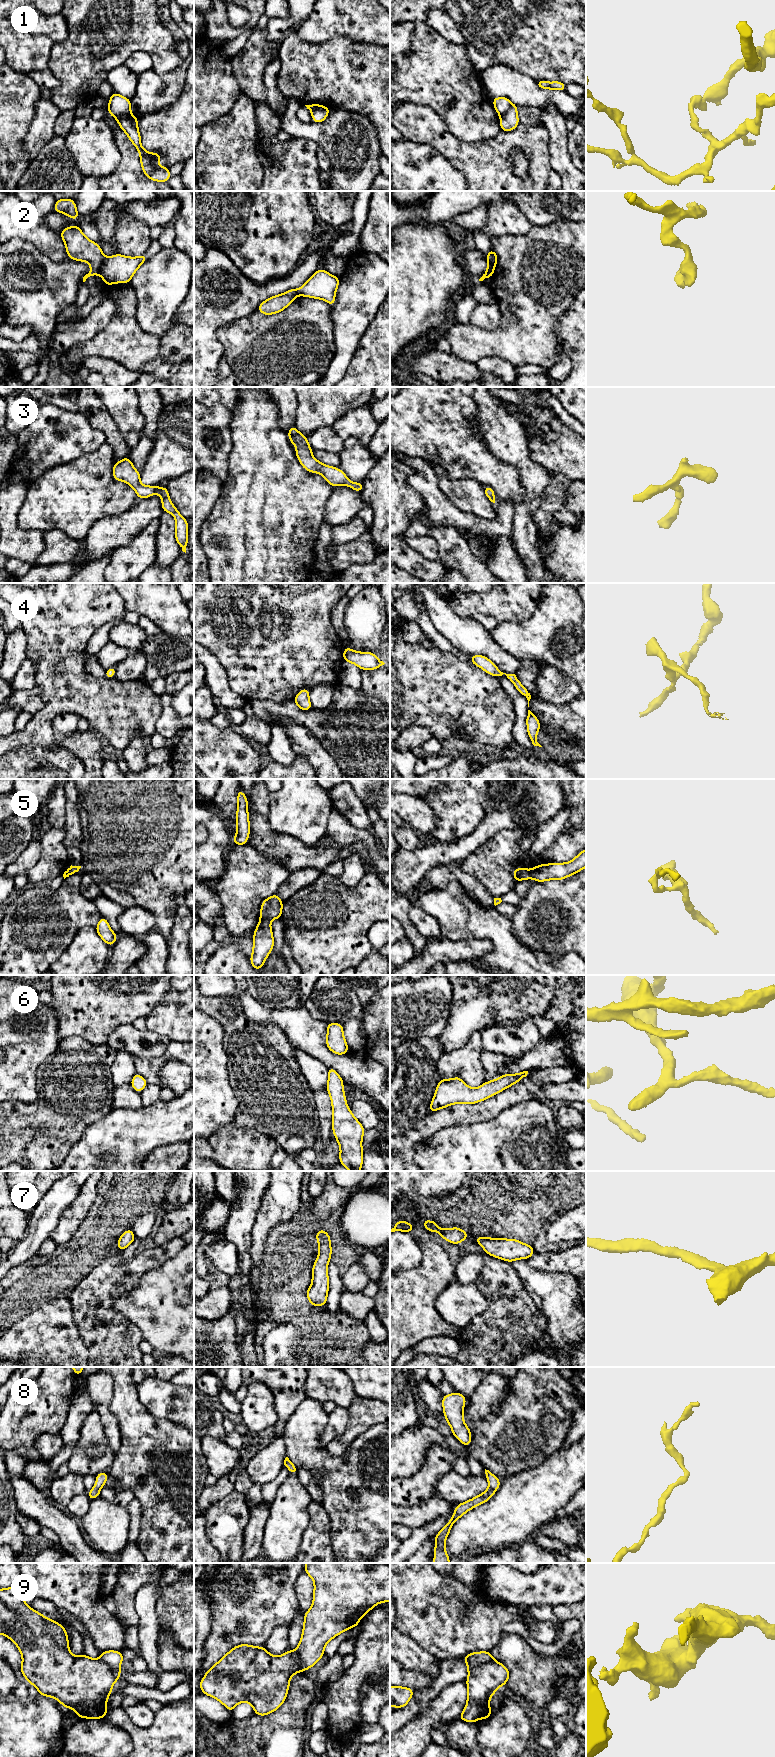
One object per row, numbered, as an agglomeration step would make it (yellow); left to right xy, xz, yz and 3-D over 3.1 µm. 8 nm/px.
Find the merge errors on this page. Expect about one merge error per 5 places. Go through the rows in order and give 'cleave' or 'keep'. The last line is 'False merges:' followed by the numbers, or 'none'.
1: cleave
2: cleave
3: keep
4: keep
5: keep
6: keep
7: keep
8: keep
9: cleave
False merges: 1, 2, 9

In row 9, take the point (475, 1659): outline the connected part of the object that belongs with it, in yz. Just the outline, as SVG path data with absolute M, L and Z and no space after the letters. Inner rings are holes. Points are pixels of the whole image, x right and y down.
M488 1651L469 1653L465 1655L463 1658L467 1664L467 1670L469 1674L472 1672L474 1668L482 1664L495 1661L491 1653Z

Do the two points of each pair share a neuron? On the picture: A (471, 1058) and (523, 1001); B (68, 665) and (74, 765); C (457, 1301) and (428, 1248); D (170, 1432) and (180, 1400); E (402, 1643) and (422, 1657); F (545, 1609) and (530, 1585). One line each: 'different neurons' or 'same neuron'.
A: different neurons
B: different neurons
C: different neurons
D: different neurons
E: same neuron
F: different neurons

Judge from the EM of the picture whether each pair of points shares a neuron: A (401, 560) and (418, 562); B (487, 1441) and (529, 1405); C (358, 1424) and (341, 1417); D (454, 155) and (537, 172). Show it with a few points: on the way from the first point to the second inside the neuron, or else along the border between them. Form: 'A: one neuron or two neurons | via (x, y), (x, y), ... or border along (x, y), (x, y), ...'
A: one neuron | via (405, 560), (414, 562)
B: one neuron | via (497, 1435), (519, 1415)
C: two neurons | border along (348, 1408), (348, 1423), (333, 1438)
D: one neuron | via (478, 155), (495, 155), (509, 143), (528, 148)

